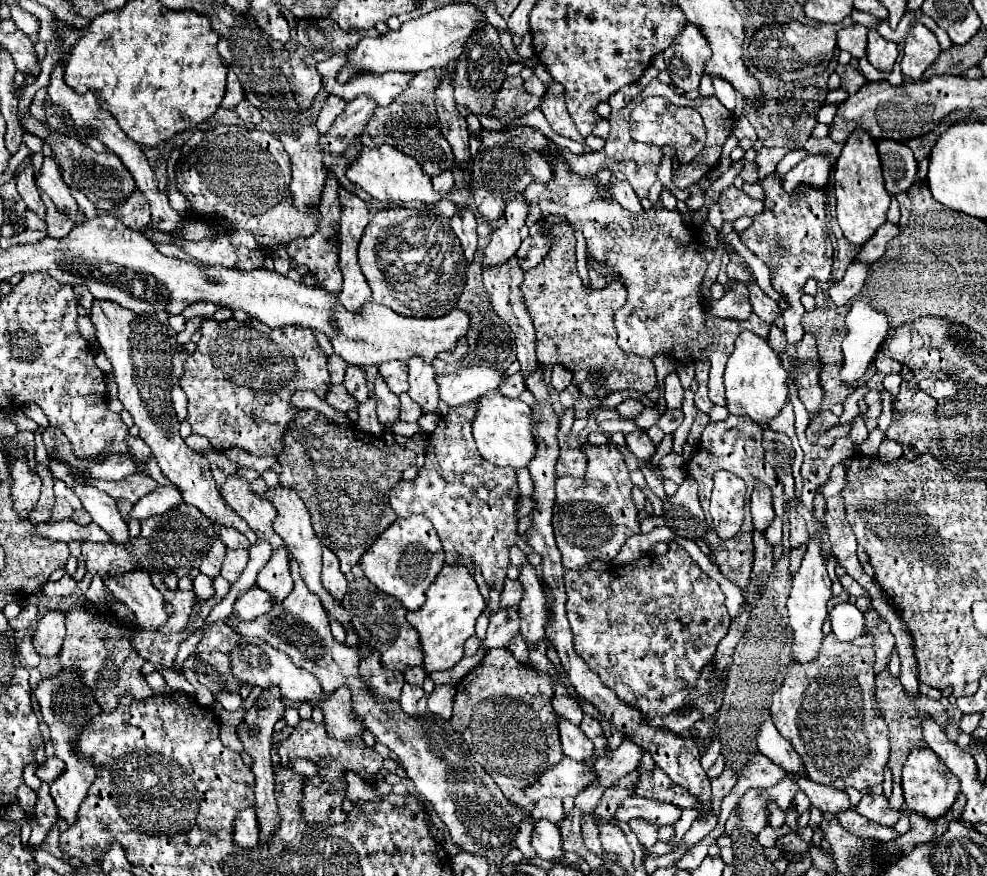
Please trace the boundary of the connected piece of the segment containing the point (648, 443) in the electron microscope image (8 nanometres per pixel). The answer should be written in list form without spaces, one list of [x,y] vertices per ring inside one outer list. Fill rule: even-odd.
[[[635,431],[635,433],[629,433],[625,435],[627,439],[627,447],[641,459],[647,459],[655,453],[655,443],[649,439],[649,435],[645,431]]]

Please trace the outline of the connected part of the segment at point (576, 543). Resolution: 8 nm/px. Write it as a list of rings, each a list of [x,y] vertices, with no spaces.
[[[583,443],[581,451],[587,457],[587,471],[583,477],[559,477],[557,501],[553,507],[555,541],[563,557],[565,569],[581,569],[591,561],[611,561],[621,545],[639,533],[637,507],[631,499],[633,483],[625,467],[623,455],[615,445]]]

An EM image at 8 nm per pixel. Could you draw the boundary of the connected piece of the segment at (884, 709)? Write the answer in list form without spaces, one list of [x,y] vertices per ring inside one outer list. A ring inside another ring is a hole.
[[[889,669],[881,671],[877,677],[875,677],[875,683],[877,683],[877,691],[875,691],[875,699],[877,699],[877,705],[879,705],[879,715],[885,719],[887,727],[889,727],[889,743],[891,743],[891,749],[889,749],[889,769],[891,769],[891,775],[893,775],[893,795],[889,797],[889,805],[891,807],[897,807],[901,809],[903,807],[903,789],[901,789],[901,769],[903,769],[903,763],[909,755],[909,751],[913,748],[926,746],[923,741],[923,735],[921,735],[921,713],[923,715],[931,715],[933,719],[937,719],[937,723],[945,729],[949,719],[947,719],[947,713],[945,713],[945,707],[939,703],[939,701],[933,701],[933,699],[927,699],[923,695],[917,695],[913,699],[909,699],[899,683],[899,677],[891,677]]]

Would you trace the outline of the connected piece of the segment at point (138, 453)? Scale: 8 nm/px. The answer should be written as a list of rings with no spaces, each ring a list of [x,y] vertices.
[[[127,437],[127,447],[129,447],[129,453],[135,457],[135,459],[147,459],[149,455],[151,455],[151,451],[149,451],[149,447],[139,439],[139,437]]]

